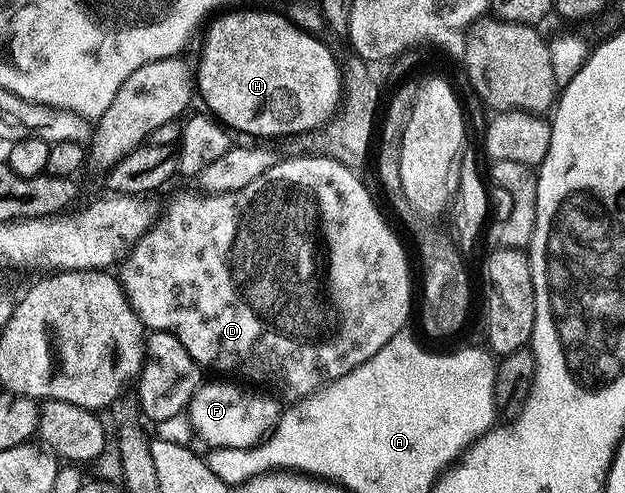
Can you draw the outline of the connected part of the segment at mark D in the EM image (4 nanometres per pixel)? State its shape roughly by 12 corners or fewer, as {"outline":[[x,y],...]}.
{"outline":[[355,169],[174,203],[118,270],[149,331],[296,404],[414,310]]}

